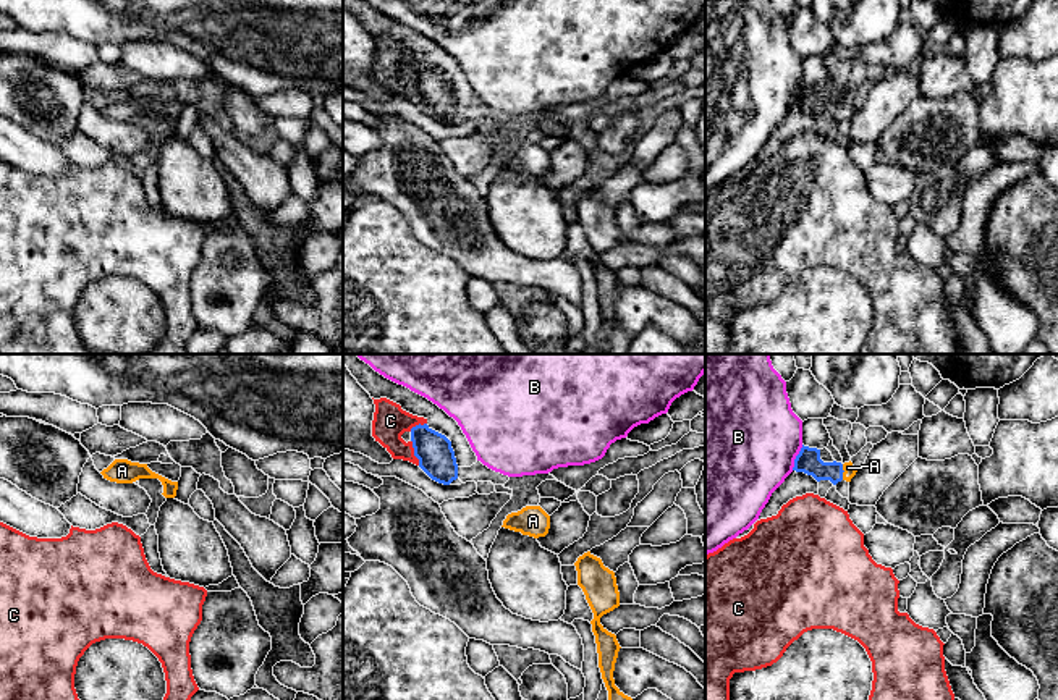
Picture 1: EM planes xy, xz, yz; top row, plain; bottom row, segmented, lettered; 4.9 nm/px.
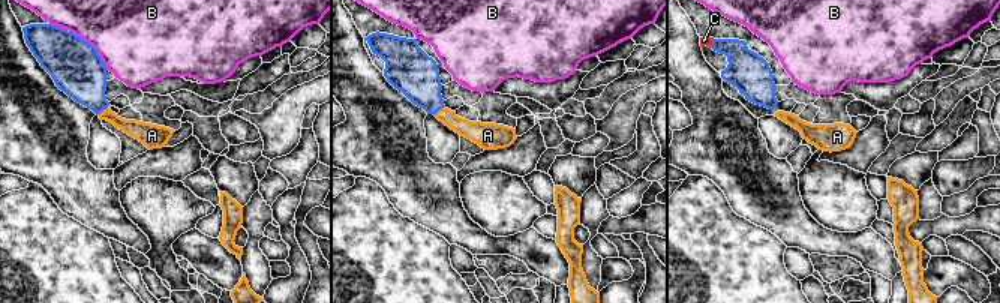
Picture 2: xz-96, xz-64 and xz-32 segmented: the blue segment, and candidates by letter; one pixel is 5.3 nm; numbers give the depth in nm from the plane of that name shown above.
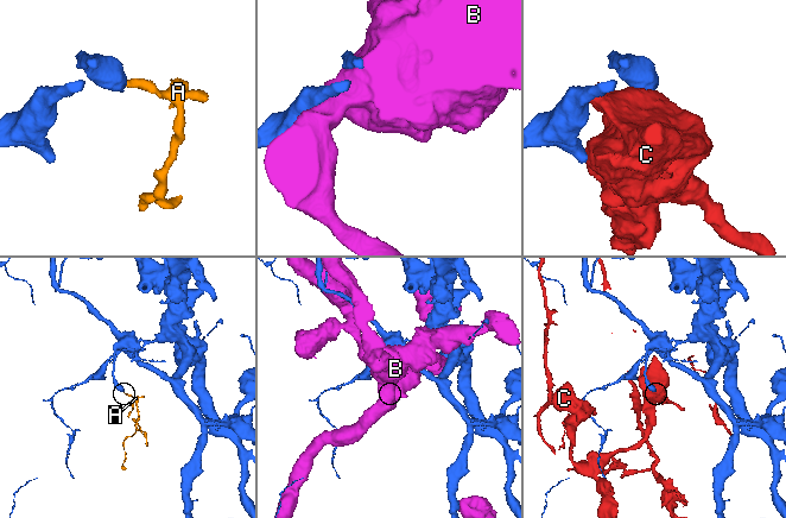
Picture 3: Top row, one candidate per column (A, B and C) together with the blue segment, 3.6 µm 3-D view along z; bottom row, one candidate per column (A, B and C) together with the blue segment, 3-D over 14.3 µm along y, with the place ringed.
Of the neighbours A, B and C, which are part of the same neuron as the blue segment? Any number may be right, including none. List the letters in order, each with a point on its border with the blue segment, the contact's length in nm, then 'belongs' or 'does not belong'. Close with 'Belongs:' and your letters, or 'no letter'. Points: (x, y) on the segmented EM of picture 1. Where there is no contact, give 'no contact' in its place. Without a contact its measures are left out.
A: yz (843, 471) | 80 nm | belongs
B: yz (796, 458) | 140 nm | does not belong
C: xz (414, 453) | 130 nm | does not belong
Belongs: A

